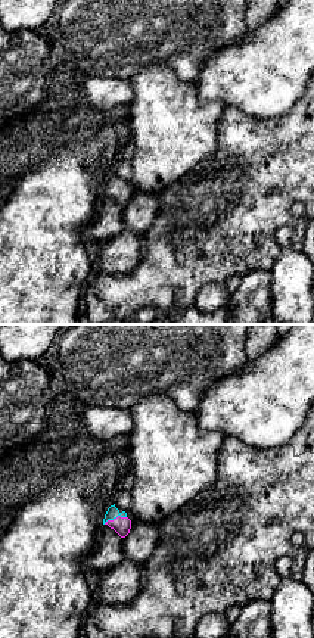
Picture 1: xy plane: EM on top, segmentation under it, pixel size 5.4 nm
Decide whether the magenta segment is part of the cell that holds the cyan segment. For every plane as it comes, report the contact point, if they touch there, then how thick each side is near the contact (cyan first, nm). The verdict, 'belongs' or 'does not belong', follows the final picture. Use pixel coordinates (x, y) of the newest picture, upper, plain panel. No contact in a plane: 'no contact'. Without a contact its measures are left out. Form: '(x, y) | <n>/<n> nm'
(114, 187) | 70/100 nm

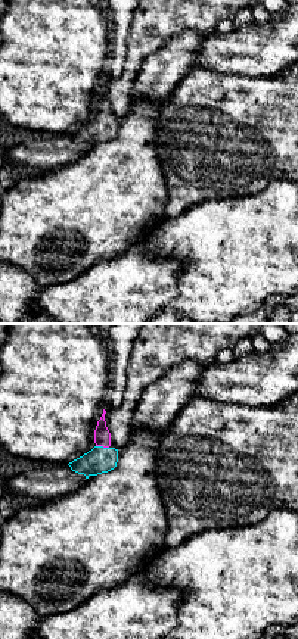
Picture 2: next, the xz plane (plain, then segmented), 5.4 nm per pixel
(102, 117) | 150/100 nm

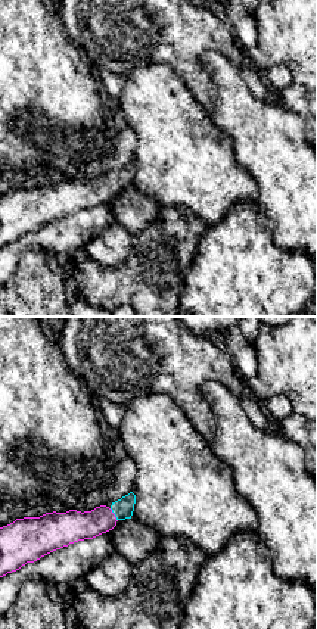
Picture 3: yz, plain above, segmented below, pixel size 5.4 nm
(114, 183) | 120/170 nm

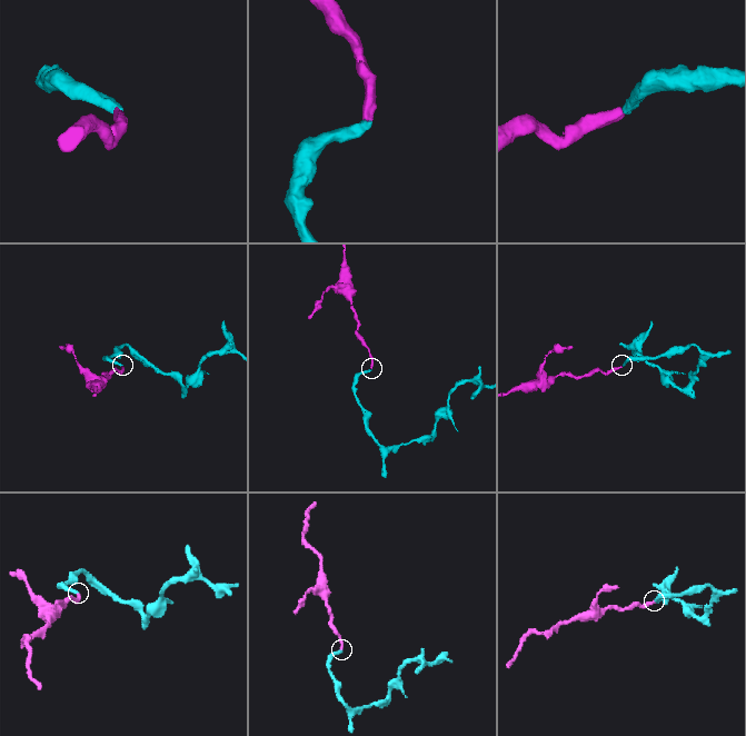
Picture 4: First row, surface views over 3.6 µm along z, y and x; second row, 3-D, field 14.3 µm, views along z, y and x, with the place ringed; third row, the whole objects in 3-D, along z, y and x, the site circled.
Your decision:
belongs

